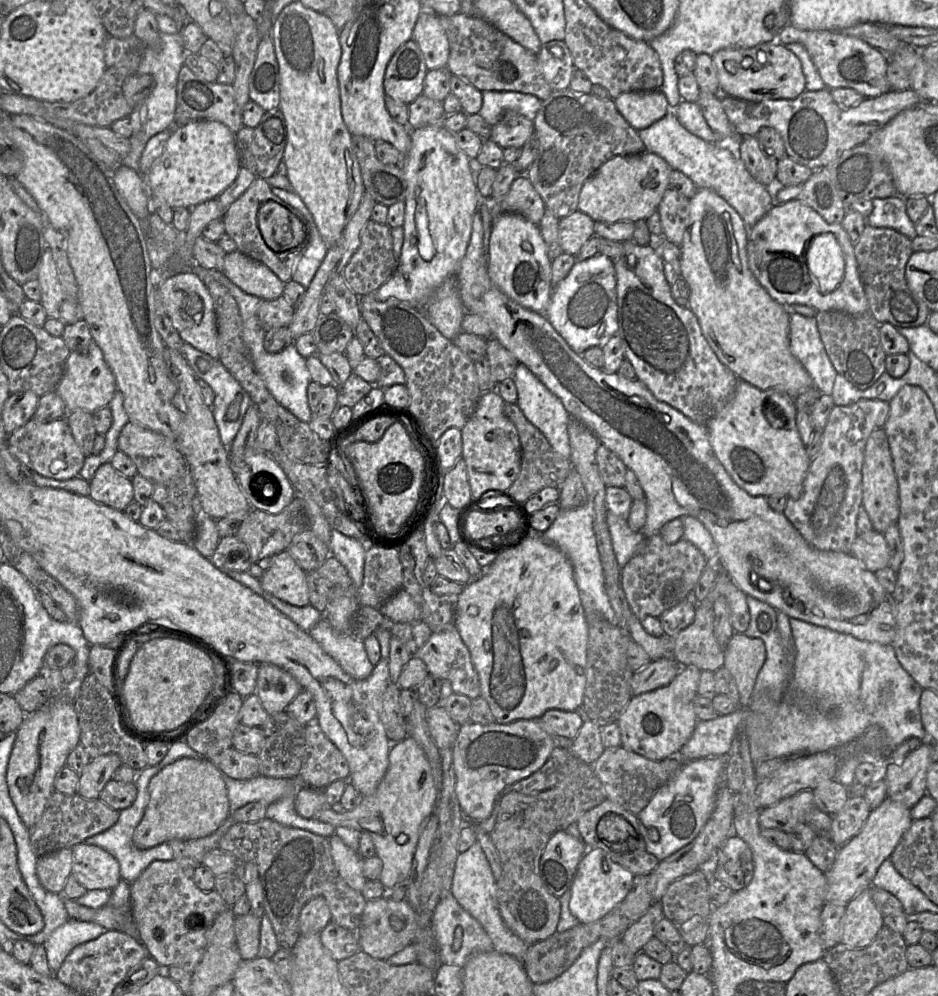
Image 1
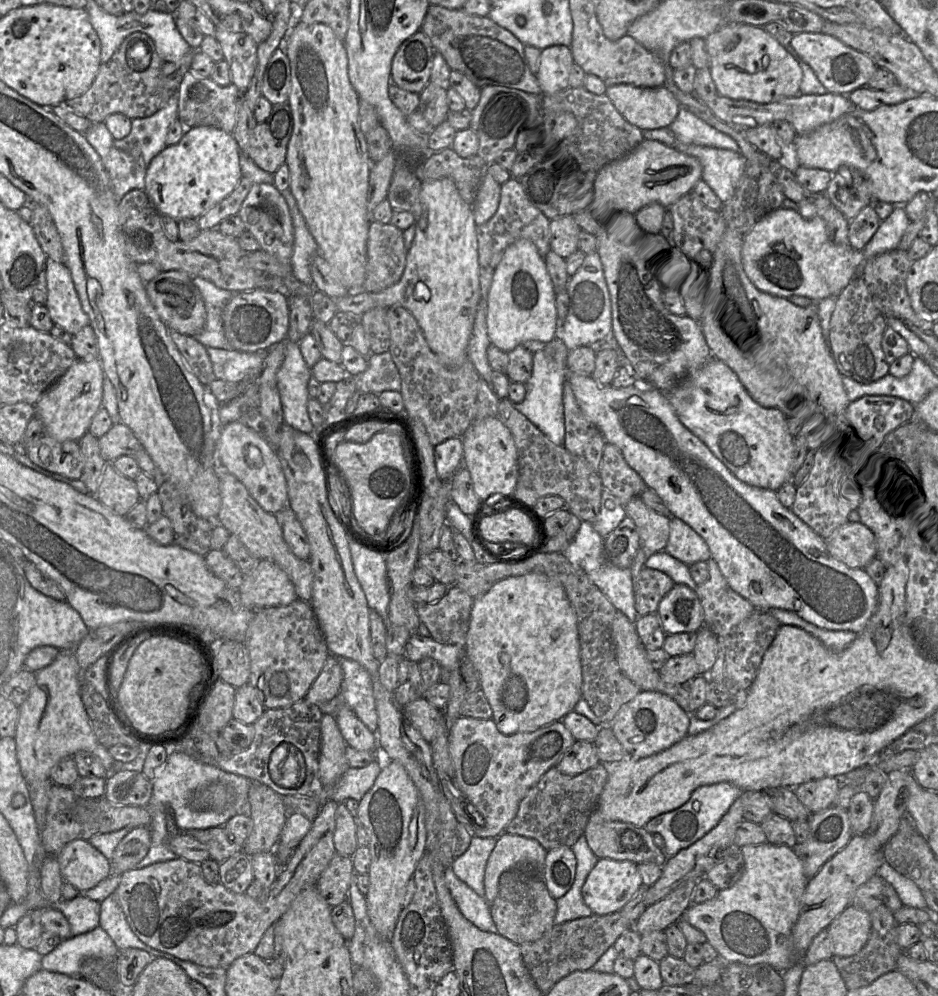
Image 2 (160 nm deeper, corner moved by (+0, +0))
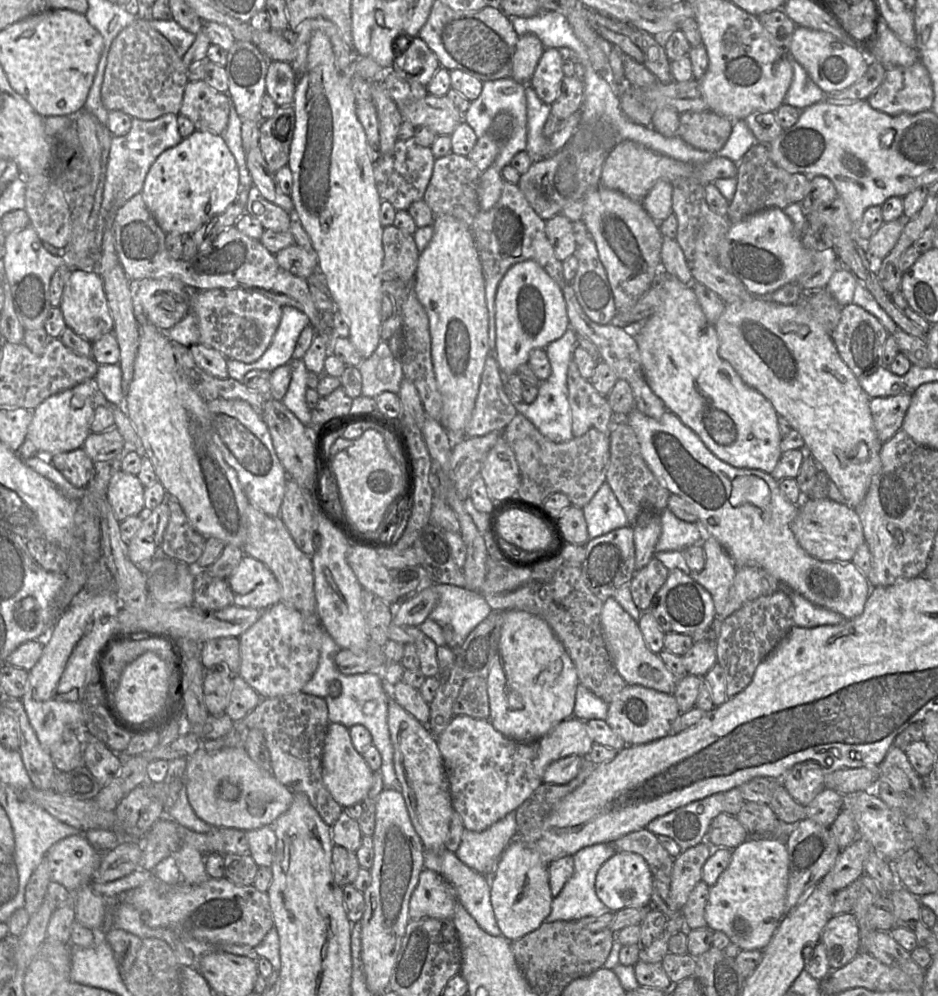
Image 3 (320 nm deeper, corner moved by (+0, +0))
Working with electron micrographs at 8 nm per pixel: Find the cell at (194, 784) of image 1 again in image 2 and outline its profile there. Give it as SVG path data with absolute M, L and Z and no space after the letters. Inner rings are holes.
M135 827L118 843L110 861L112 874L133 869L146 856L151 845L149 827Z

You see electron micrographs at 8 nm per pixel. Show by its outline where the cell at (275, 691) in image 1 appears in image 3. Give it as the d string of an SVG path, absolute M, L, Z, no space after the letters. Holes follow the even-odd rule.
M280 601L263 610L259 619L238 638L238 675L262 698L299 692L317 669L322 634L316 614L305 615Z

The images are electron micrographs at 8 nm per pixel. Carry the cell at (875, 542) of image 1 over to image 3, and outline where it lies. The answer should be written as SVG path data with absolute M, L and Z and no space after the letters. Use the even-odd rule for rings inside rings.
M828 497L802 499L791 529L801 548L820 561L850 562L858 547L865 542L863 527L855 508Z

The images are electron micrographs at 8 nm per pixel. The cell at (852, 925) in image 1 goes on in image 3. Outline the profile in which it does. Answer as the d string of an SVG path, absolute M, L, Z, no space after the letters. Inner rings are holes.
M852 913L832 916L825 925L821 936L831 970L837 970L860 952L859 926Z

